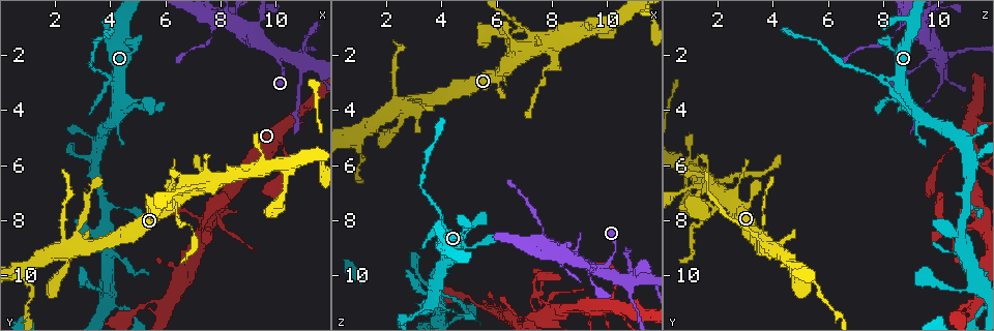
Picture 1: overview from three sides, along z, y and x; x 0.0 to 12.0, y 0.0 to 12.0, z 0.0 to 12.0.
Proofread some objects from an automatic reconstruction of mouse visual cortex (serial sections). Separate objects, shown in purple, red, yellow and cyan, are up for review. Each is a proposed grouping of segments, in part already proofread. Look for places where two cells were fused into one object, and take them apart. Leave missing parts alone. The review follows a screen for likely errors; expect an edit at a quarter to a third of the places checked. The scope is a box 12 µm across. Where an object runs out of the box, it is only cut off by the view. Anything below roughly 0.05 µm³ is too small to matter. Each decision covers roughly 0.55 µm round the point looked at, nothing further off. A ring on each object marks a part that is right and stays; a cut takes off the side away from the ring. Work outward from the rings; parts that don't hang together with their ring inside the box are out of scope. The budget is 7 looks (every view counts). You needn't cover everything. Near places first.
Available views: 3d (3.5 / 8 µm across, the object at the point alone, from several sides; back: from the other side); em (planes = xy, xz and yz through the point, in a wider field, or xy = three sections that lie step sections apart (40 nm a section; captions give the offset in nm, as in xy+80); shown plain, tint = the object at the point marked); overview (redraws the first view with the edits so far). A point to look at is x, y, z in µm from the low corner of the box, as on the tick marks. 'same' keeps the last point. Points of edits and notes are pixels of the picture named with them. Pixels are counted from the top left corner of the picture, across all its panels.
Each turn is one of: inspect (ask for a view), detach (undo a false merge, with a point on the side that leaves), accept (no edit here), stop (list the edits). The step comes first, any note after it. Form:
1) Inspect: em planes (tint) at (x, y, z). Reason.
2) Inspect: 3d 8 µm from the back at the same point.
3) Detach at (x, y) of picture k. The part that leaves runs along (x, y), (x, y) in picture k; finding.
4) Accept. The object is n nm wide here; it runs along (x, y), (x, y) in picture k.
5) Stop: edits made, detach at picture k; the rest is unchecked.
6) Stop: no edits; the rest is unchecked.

Inspect: 3d 3.5 µm at (6.4, 7.4, 2.1).

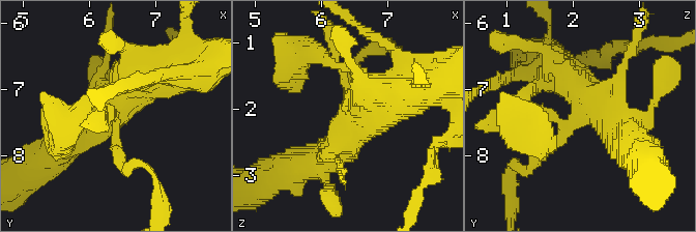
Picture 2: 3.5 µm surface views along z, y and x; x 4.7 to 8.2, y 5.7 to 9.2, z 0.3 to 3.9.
Inspect: em xy step 2 (tint) at (6.40, 7.40, 2.15). Shape alone is not enough.

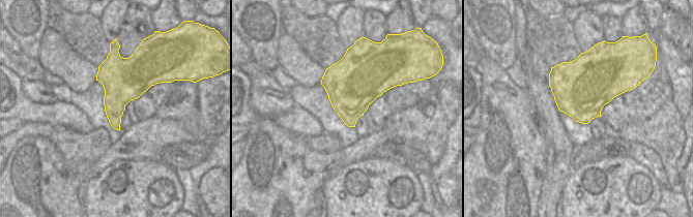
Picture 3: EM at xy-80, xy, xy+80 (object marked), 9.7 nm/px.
Accept. It runs along (75, 139), (119, 100), (173, 68) in picture 2; all the same cell.

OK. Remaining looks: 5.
Inspect: 3d 3.5 µm at (4.1, 2.8, 8.0). A fork.

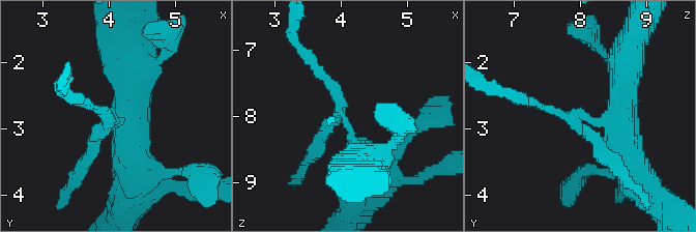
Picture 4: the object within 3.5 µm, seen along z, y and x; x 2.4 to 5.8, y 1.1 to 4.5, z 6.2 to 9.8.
Inspect: em xy step 3 (tint) at (4.00, 2.85, 7.95). Shape alone is not enough.

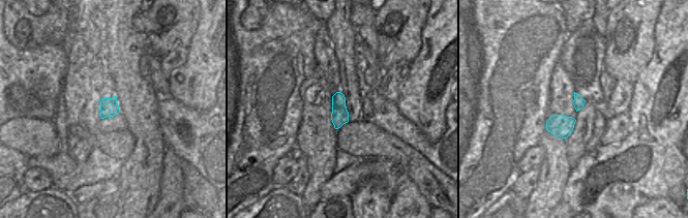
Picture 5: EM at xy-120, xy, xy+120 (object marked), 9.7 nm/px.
Detach at (596, 146) of picture 4. The part that leaves runs along (581, 119), (504, 90) in picture 4; a second cell is stuck on.

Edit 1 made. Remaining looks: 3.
Inspect: overview.

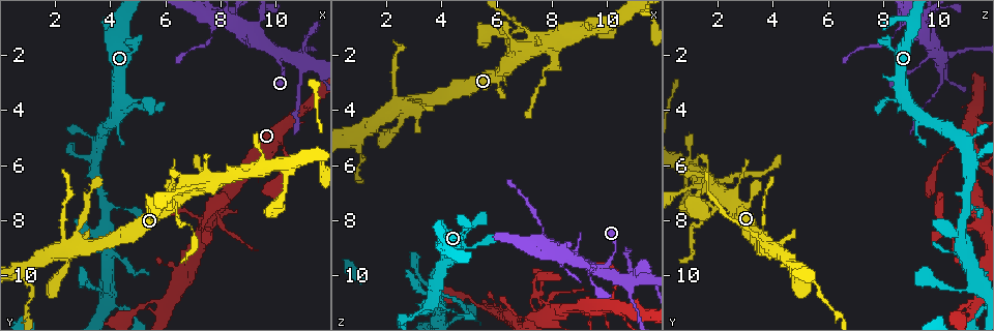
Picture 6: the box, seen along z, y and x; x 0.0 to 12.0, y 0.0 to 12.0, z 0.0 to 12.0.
Inspect: 3d 3.5 µm from the back at (10.7, 2.1, 10.2).

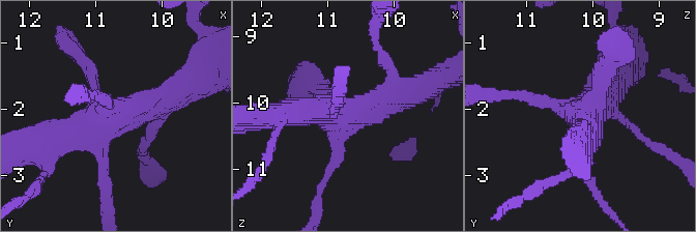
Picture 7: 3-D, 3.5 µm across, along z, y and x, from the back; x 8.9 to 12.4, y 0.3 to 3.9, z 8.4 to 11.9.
Inspect: em planes (tint) at (10.75, 2.15, 10.10).

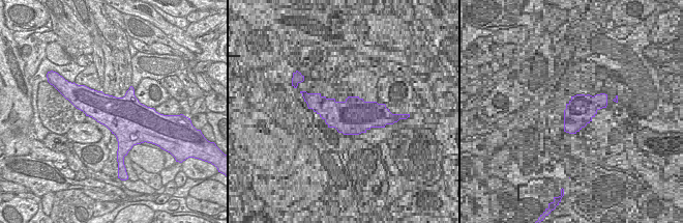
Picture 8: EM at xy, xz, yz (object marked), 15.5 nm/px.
Accept. It runs along (165, 112), (126, 109), (50, 150) in picture 7; all the same cell.

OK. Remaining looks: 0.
Stop: edits made, detach at picture 4; the rest is unchecked.

